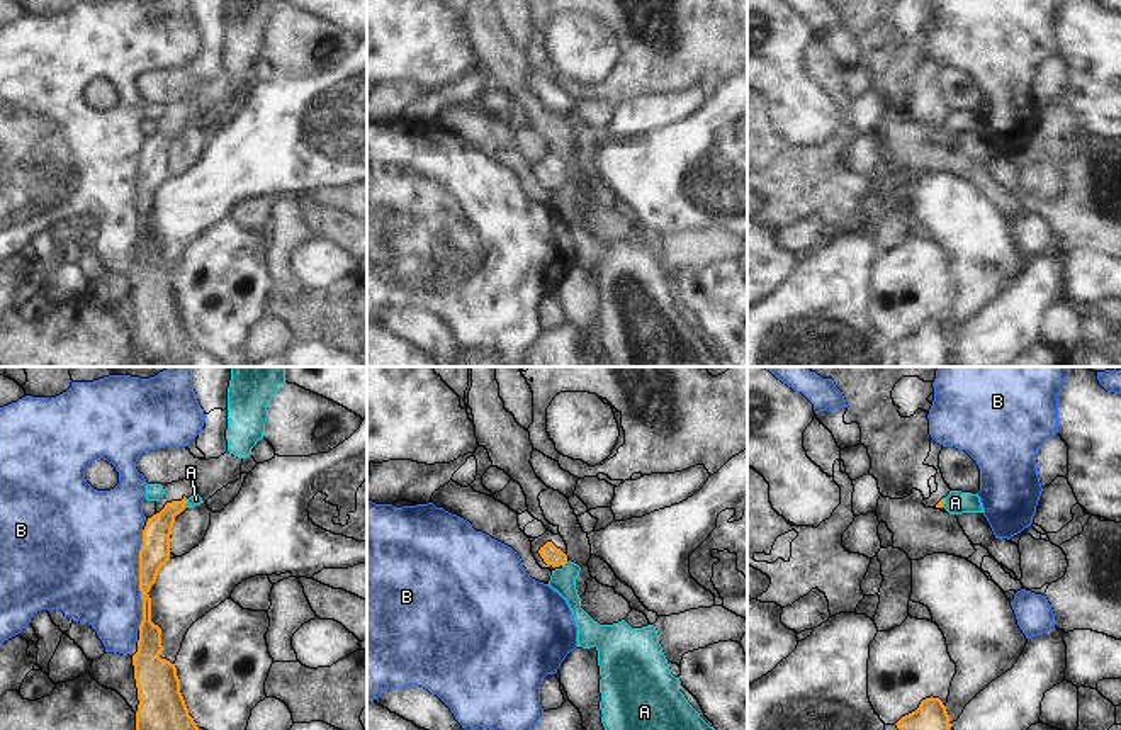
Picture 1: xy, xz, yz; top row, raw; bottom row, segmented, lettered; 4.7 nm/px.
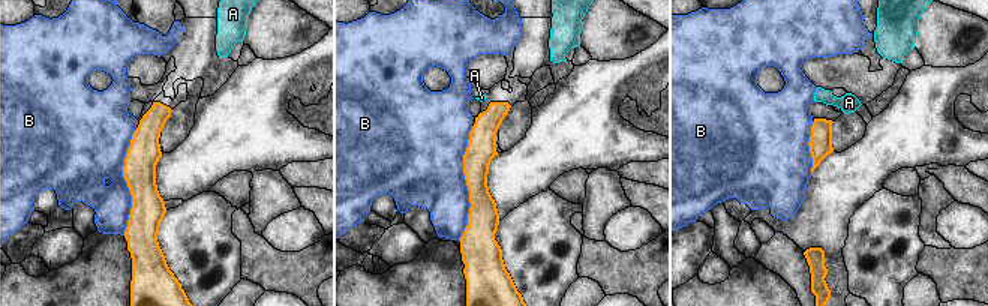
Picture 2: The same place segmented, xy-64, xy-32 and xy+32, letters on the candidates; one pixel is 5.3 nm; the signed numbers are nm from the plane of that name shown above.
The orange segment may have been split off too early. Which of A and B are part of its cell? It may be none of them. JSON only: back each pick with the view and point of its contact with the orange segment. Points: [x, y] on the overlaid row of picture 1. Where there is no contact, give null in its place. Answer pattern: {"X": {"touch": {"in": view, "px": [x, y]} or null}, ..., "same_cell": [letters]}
{"same_cell": []}

